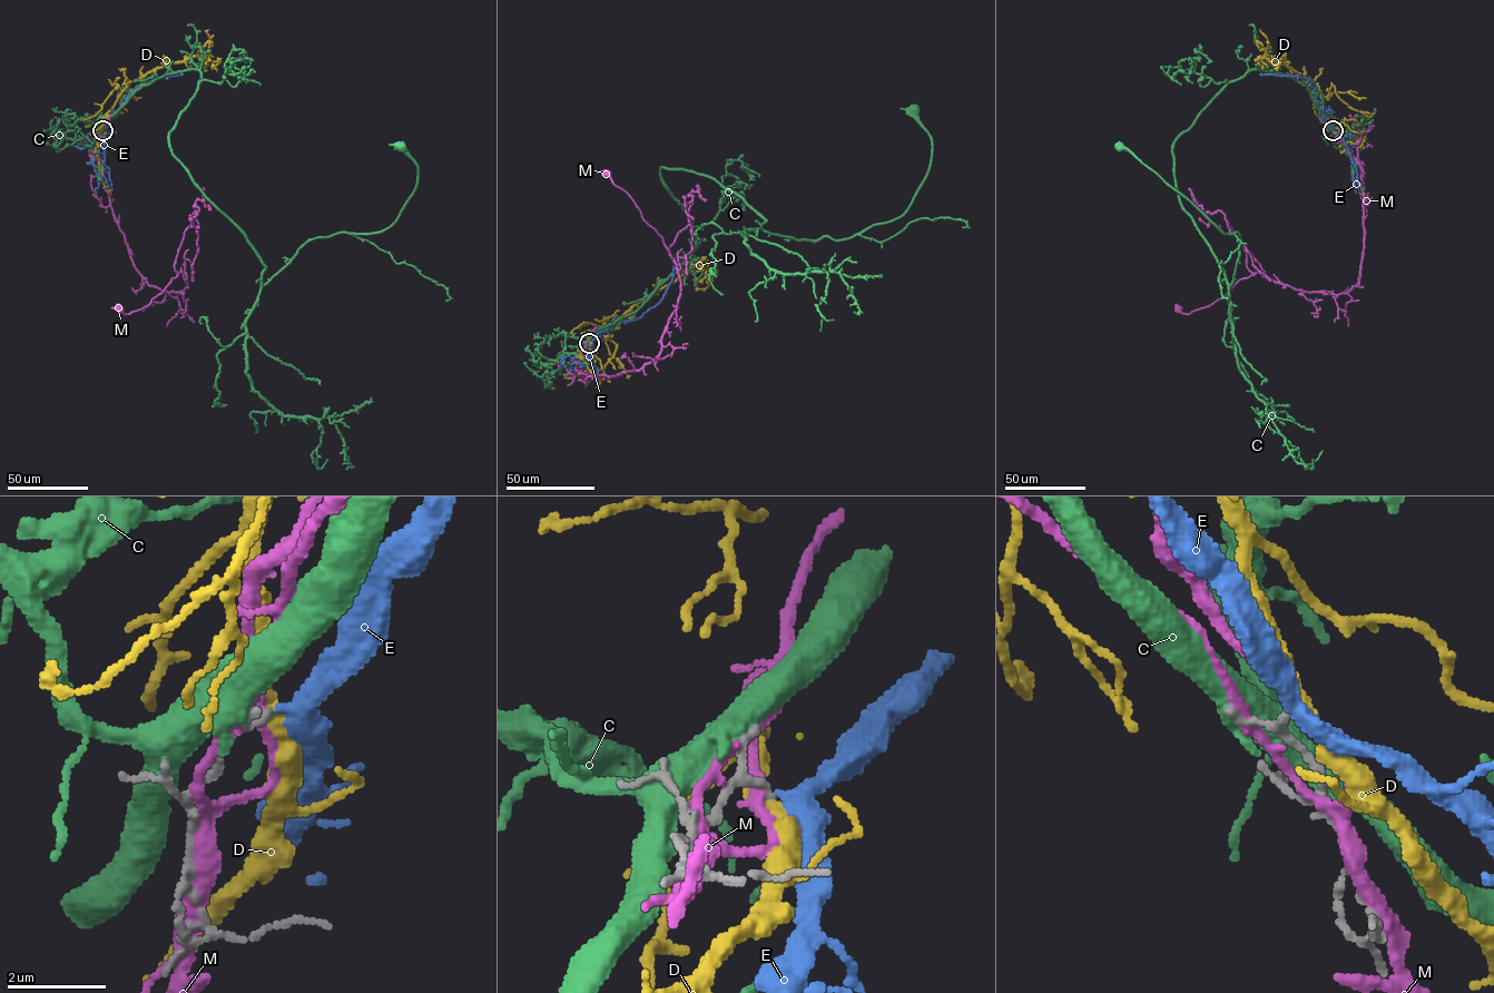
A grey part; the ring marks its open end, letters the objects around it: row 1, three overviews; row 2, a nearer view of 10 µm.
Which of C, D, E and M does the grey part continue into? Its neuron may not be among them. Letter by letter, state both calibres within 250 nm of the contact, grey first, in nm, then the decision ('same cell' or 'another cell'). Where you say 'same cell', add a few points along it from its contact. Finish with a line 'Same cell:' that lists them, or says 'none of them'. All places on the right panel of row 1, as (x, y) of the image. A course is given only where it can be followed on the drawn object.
C: 120 nm thick on the grey side, 480 nm on the other; another cell
D: 130 nm thick on the grey side, 360 nm on the other; another cell
E: 140 nm thick on the grey side, 340 nm on the other; same cell; it runs (1334, 130), (1308, 78), (1260, 74)
M: 150 nm thick on the grey side, 180 nm on the other; another cell
Same cell: E

